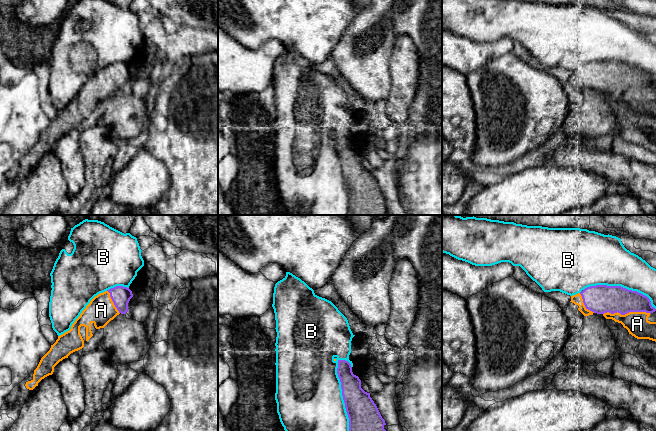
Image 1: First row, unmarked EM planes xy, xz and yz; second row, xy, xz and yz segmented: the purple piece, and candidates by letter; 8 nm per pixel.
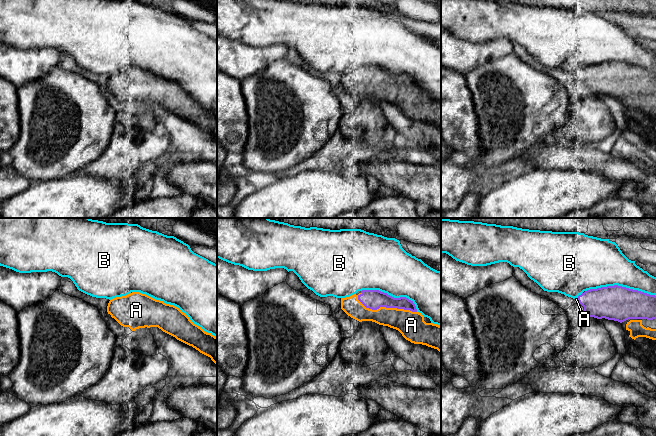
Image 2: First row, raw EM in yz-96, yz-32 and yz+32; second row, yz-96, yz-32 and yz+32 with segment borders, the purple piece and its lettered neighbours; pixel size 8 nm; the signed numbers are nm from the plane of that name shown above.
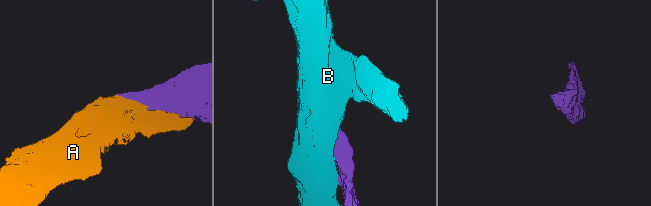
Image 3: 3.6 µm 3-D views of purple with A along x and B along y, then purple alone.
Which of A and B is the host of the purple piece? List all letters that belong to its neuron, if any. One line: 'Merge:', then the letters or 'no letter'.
Merge: A

